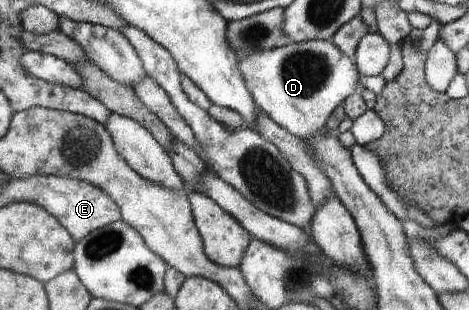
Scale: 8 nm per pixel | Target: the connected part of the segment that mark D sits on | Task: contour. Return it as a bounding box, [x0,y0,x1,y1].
[238,40,361,140]

